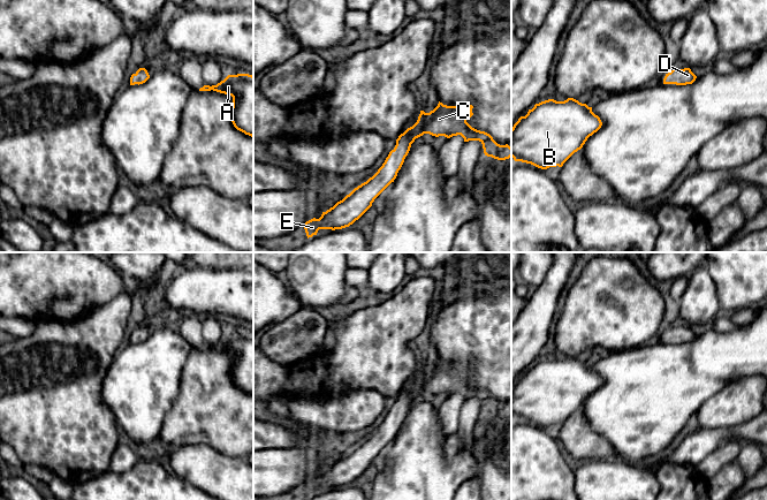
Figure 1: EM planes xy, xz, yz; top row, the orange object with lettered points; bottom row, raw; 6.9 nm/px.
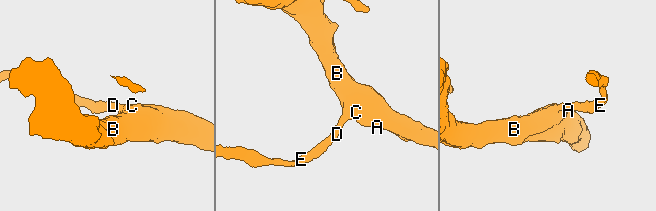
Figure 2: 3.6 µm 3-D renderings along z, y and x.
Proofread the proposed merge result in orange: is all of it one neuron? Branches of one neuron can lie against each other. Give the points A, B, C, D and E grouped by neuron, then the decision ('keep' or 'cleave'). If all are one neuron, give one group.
groups A B C D E; keep

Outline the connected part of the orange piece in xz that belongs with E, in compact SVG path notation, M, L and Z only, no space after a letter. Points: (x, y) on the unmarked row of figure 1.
M439 359L430 371L420 369L417 380L398 394L395 406L372 435L355 446L333 465L322 470L319 477L313 476L305 480L304 487L307 497L317 493L319 487L342 487L358 478L372 464L374 457L394 440L411 402L424 392L447 396L461 393L464 400L479 399L485 414L498 418L509 417L511 406L508 402L498 402L489 392L477 388L466 380L466 377L473 373L472 366L470 362L447 364Z

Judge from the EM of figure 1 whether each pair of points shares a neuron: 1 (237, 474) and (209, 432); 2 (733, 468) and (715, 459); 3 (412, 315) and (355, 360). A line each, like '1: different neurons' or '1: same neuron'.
1: different neurons
2: different neurons
3: same neuron

